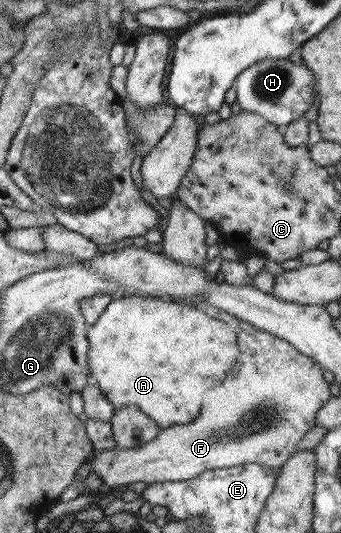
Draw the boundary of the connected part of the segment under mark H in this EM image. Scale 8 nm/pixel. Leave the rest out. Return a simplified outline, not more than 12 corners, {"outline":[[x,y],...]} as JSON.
{"outline":[[261,60],[235,80],[236,101],[280,129],[313,104],[313,74]]}

